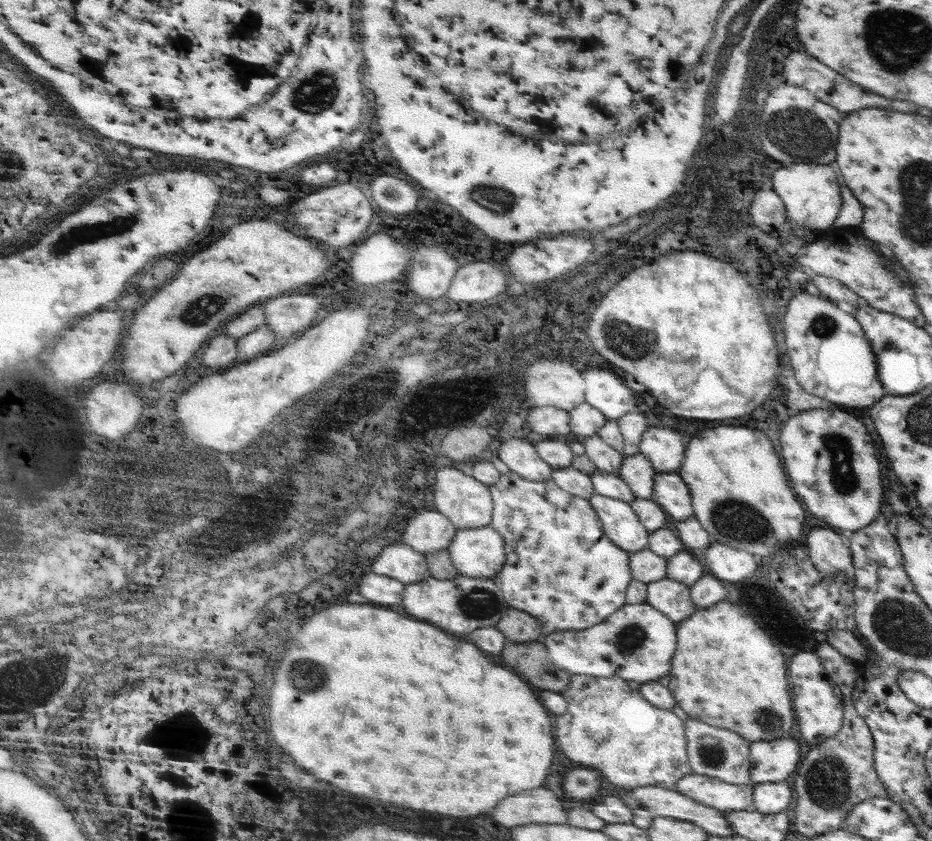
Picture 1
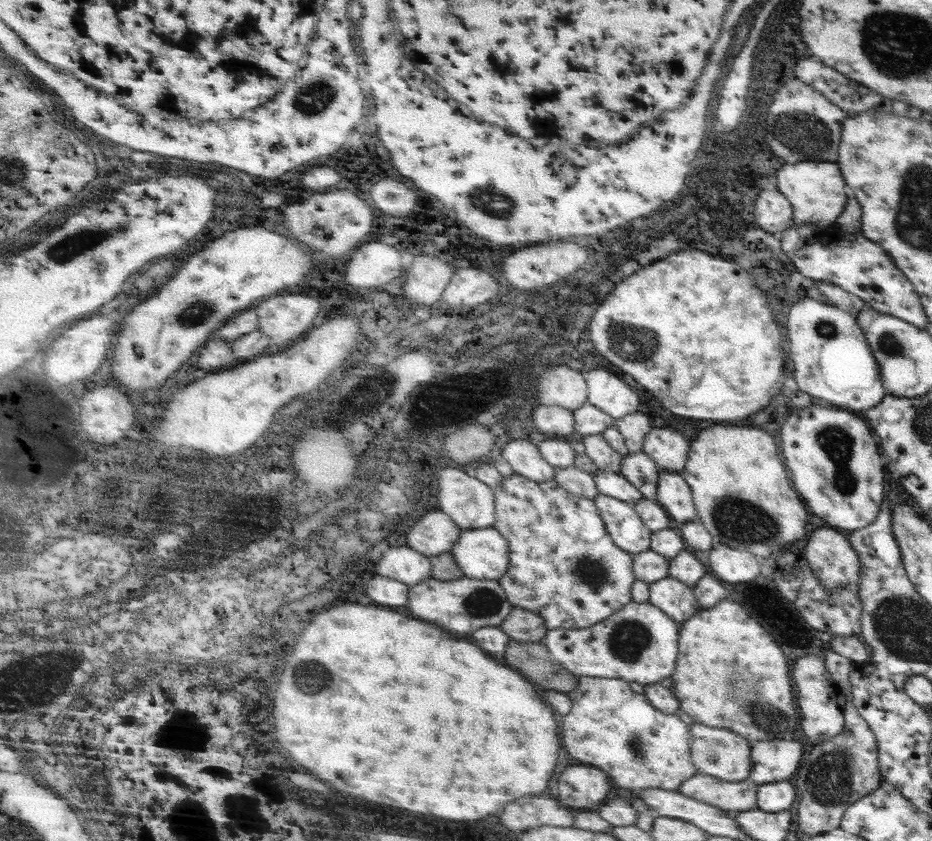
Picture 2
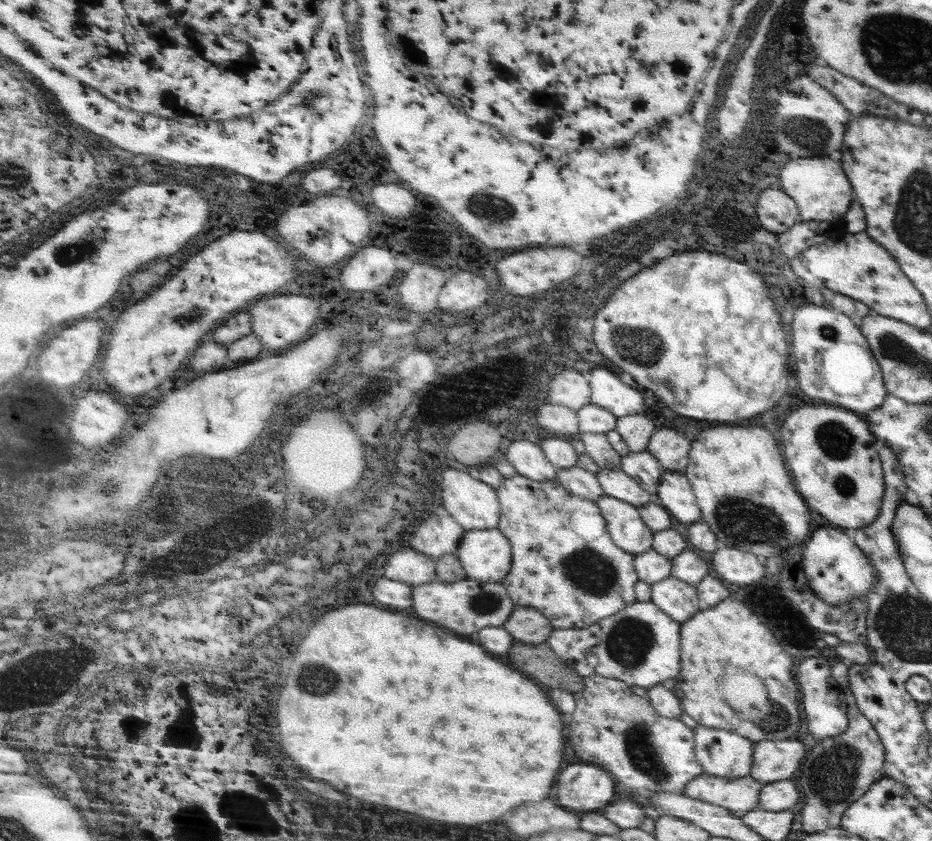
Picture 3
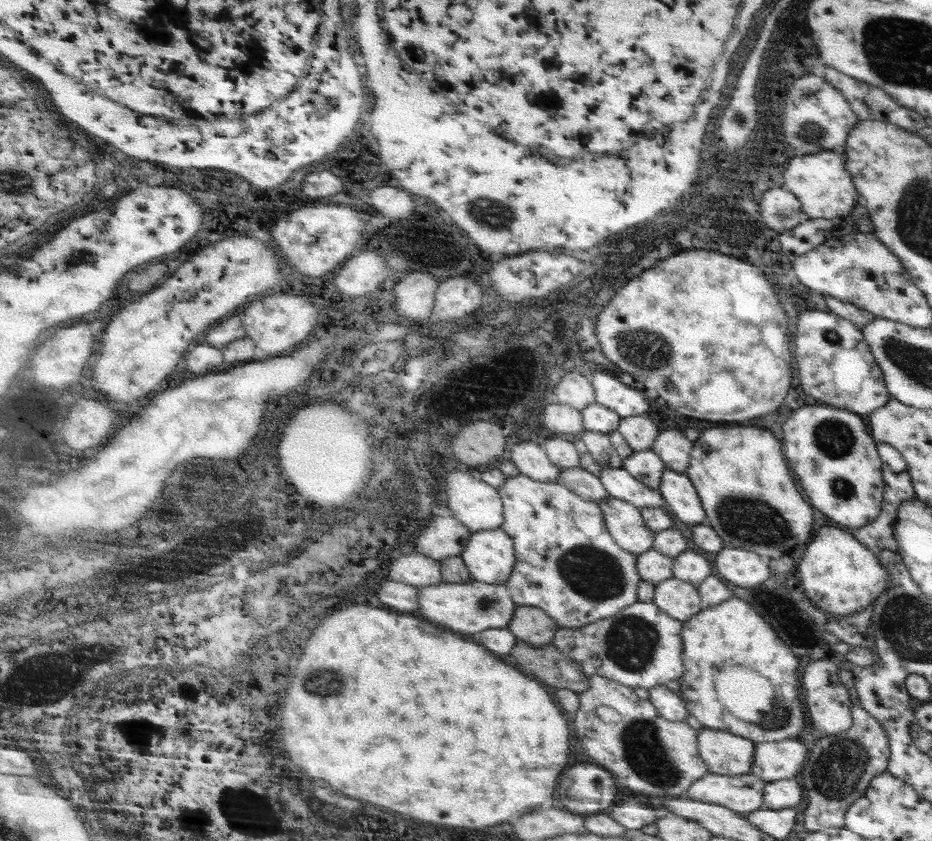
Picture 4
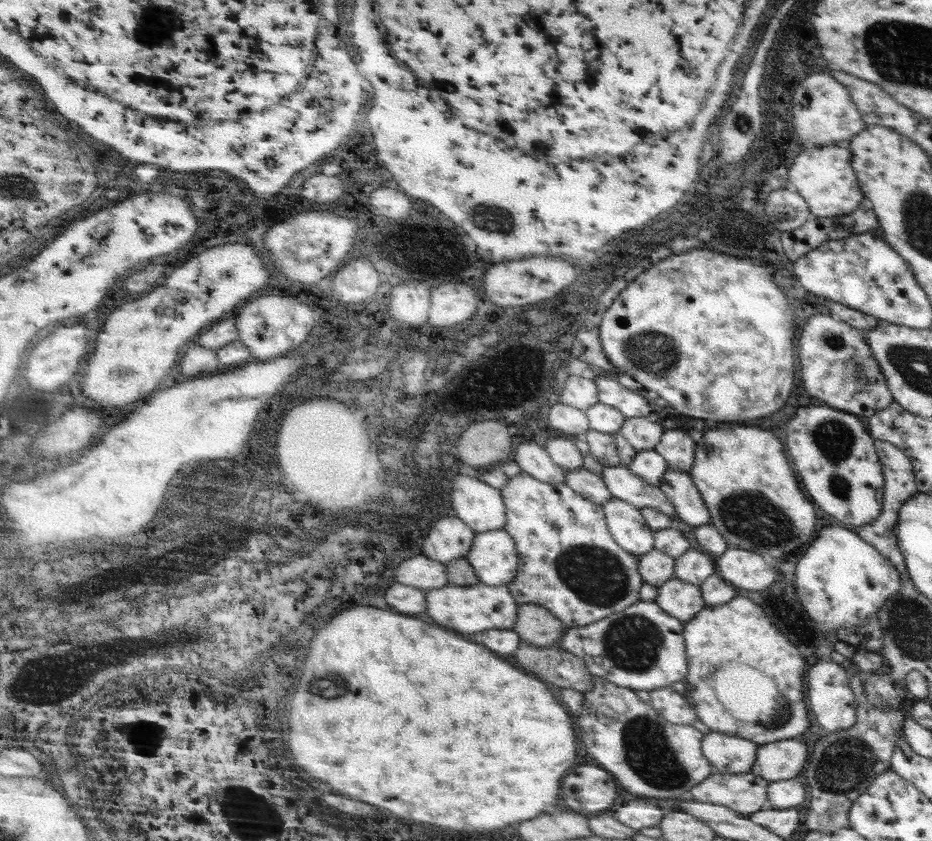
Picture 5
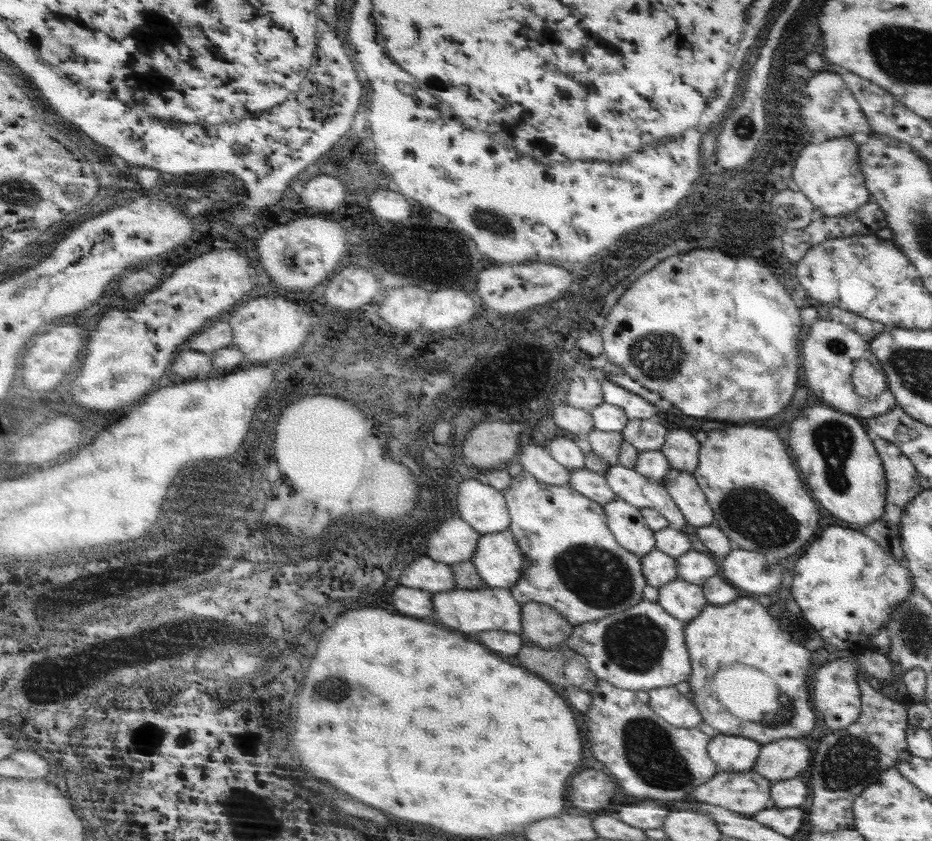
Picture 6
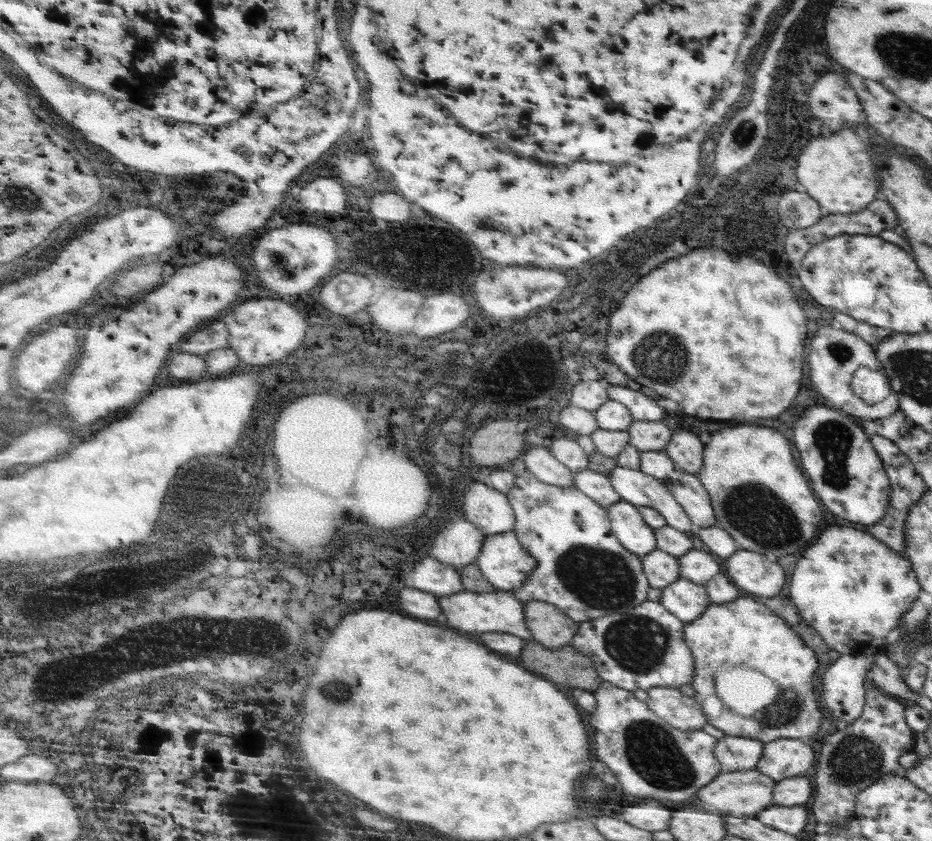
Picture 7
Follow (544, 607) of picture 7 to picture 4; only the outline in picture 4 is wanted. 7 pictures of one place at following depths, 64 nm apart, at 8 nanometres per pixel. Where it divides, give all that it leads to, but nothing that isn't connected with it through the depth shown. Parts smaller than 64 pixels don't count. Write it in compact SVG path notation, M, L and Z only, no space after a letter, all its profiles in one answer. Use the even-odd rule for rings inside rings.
M519 606L509 630L523 642L533 646L549 646L555 642L561 626L553 616L533 606Z

